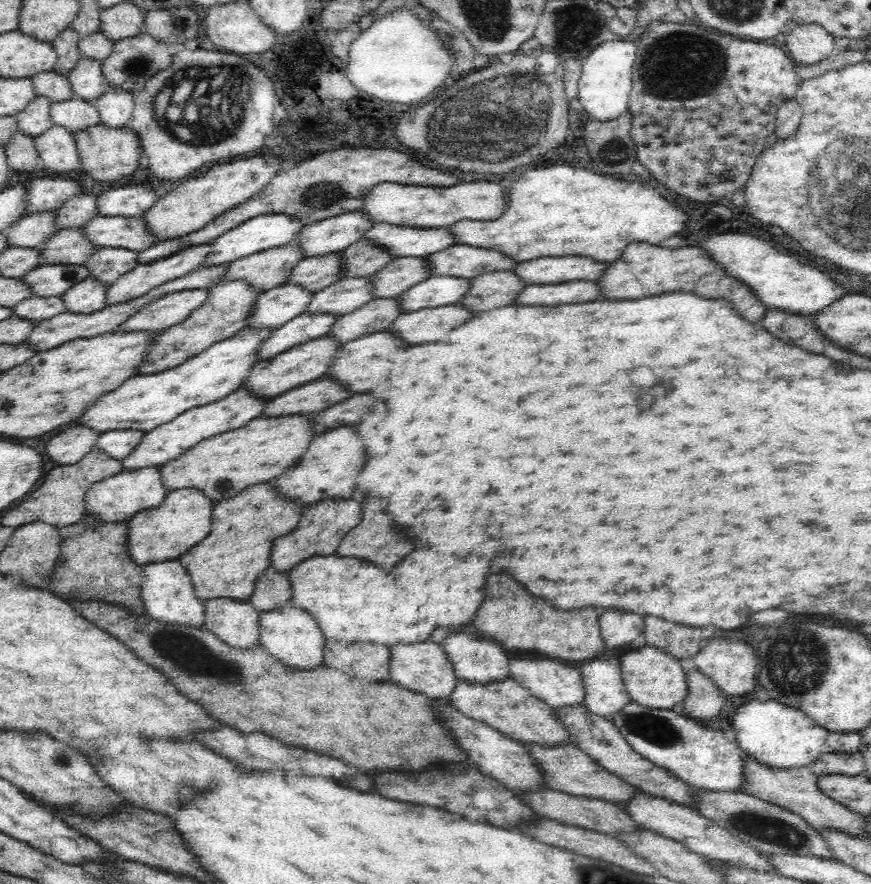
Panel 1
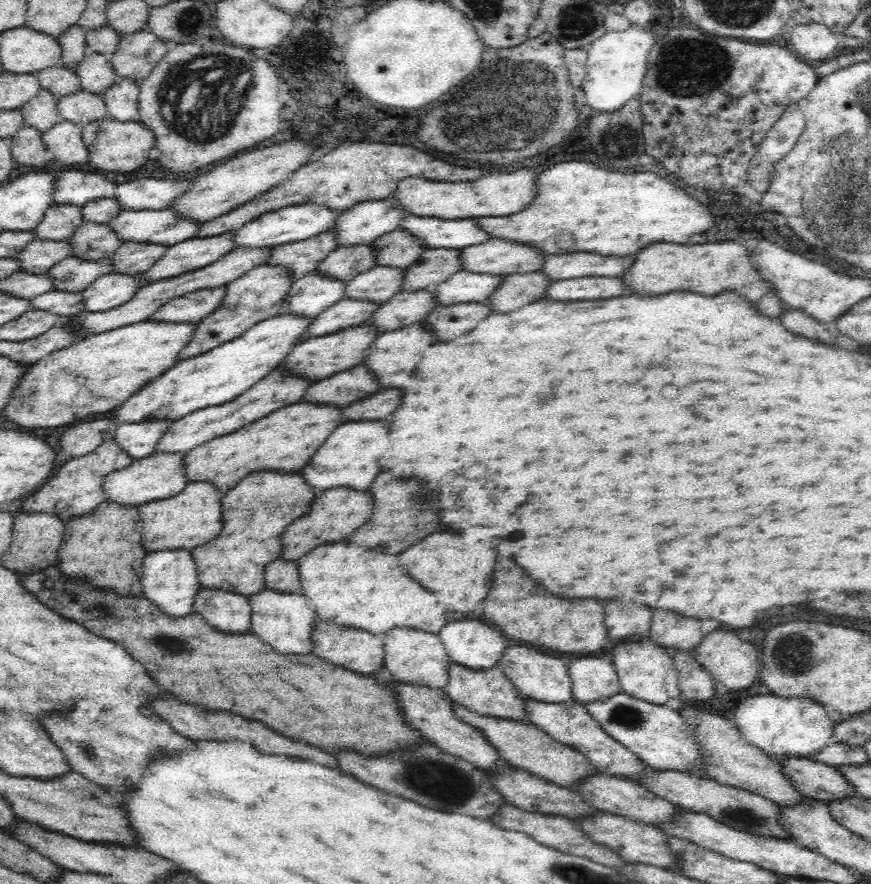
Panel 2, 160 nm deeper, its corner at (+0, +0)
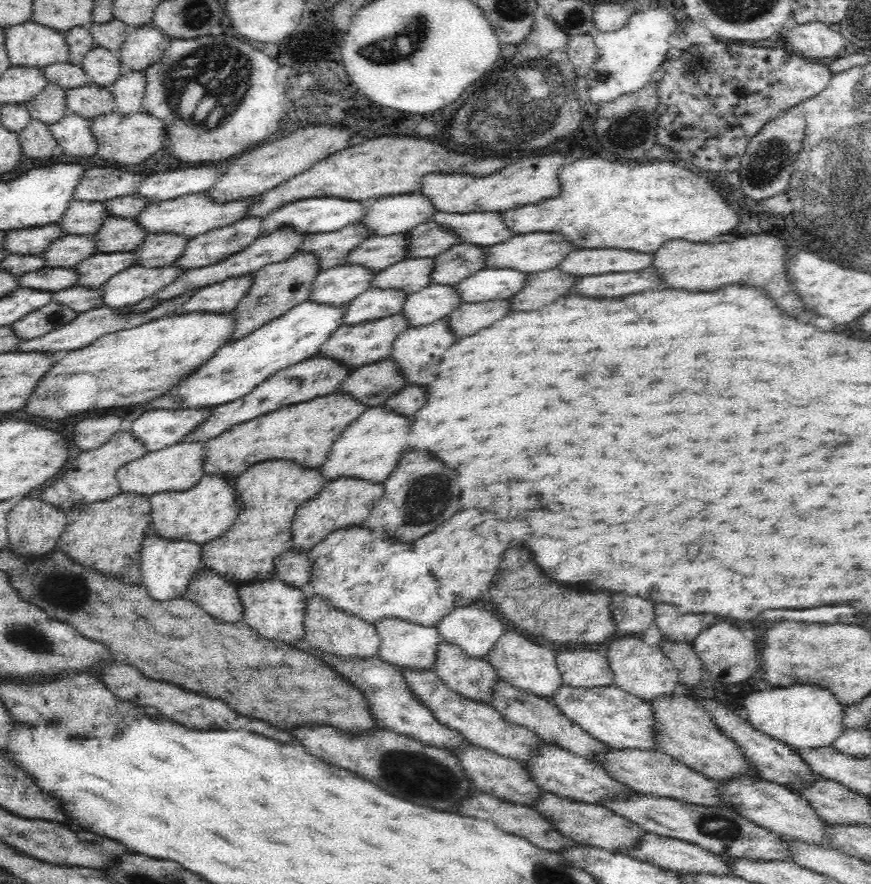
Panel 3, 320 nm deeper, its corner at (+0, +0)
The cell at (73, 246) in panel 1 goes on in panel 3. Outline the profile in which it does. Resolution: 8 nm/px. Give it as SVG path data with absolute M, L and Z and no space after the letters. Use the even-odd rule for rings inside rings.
M110 217L95 234L97 252L128 252L139 247L148 232L136 218Z

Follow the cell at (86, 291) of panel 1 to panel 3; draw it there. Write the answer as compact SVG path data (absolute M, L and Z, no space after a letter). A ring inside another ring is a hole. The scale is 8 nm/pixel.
M134 264L108 279L102 286L103 304L110 308L132 307L172 284L190 268L174 264L151 268Z

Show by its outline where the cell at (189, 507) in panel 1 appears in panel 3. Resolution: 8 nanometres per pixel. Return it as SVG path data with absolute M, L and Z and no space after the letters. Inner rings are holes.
M204 475L191 489L162 490L150 496L151 528L162 538L178 538L202 546L224 534L238 518L234 490L221 475Z

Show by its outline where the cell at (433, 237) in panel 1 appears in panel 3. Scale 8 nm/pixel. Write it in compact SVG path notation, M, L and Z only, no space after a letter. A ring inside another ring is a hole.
M502 211L470 212L465 214L444 213L434 215L431 220L446 224L459 234L462 242L491 247L510 240L514 235L503 221Z

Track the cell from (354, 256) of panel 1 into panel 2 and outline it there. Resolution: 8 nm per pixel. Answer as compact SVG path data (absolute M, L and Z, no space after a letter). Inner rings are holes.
M400 228L377 238L373 242L373 248L375 248L376 253L376 264L379 264L380 266L392 266L398 268L409 267L412 263L418 260L422 253L430 249L421 243L420 238L411 232Z

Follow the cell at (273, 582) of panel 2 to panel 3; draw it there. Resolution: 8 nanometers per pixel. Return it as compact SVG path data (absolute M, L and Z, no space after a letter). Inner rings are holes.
M291 549L275 560L275 577L290 586L300 588L310 582L312 576L312 561L308 559L310 552Z

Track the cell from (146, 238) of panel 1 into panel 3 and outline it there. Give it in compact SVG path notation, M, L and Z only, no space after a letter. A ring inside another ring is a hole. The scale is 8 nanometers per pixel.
M196 192L186 194L172 200L162 202L152 202L136 217L136 221L144 227L148 233L171 232L172 234L183 234L194 238L199 234L204 234L209 230L214 230L222 226L232 225L240 220L248 218L251 206L261 197L261 194L248 196L248 198L238 198L230 202L216 202L207 192Z

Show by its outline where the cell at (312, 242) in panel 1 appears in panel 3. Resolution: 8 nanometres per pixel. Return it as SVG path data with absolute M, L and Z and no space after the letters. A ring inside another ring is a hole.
M422 193L379 197L368 202L368 214L360 220L375 236L407 233L440 214L436 205Z

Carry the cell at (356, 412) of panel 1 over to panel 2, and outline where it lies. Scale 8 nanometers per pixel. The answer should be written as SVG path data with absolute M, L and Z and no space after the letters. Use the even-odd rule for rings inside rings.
M388 388L344 408L344 418L346 420L382 420L388 414L392 414L396 408L400 408L400 402L402 402L402 392Z

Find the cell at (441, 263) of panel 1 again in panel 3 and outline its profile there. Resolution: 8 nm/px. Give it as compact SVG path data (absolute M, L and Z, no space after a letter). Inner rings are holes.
M560 234L514 235L510 240L485 248L487 268L514 268L526 274L556 268L574 248Z

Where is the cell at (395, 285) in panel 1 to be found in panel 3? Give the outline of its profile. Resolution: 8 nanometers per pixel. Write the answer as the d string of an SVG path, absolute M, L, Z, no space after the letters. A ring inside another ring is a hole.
M460 242L435 256L433 282L457 285L462 279L487 268L486 246Z

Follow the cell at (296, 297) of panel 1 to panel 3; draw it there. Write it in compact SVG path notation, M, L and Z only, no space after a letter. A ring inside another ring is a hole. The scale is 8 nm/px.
M344 263L323 270L313 282L309 300L322 304L347 304L372 288L373 278L380 270L368 270L359 264Z

